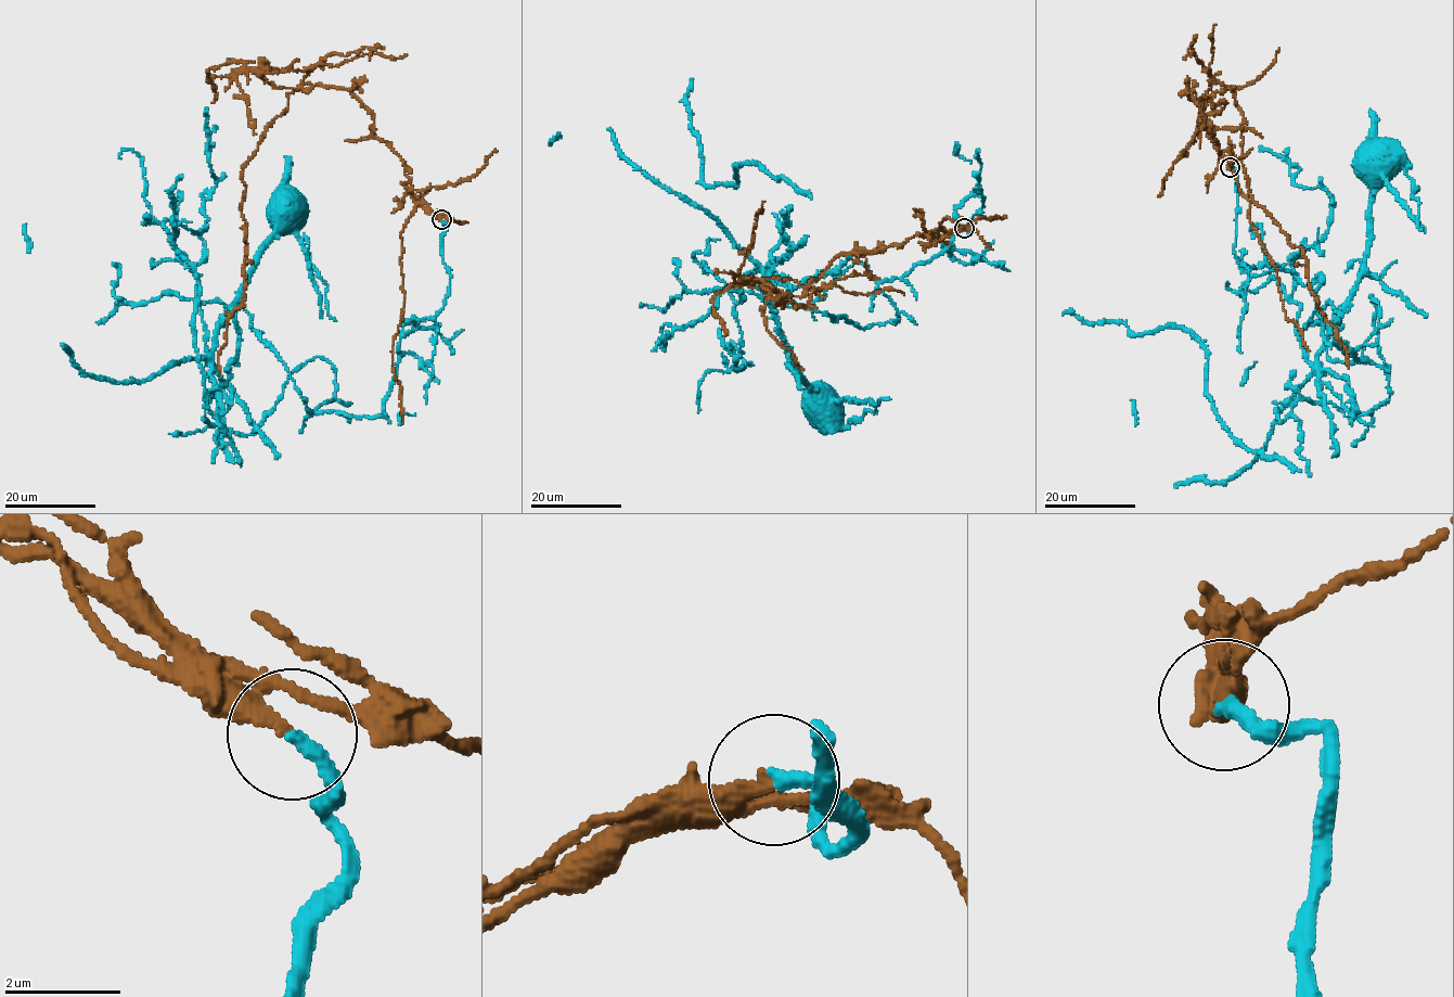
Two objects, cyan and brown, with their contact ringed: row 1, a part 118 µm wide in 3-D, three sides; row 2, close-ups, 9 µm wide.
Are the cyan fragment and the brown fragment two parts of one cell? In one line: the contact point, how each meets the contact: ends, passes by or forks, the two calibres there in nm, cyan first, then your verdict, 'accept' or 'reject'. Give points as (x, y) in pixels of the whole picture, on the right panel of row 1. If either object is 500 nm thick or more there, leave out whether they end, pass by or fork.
(1230, 167) | cyan ends | brown ends | 240/280 nm | reject

